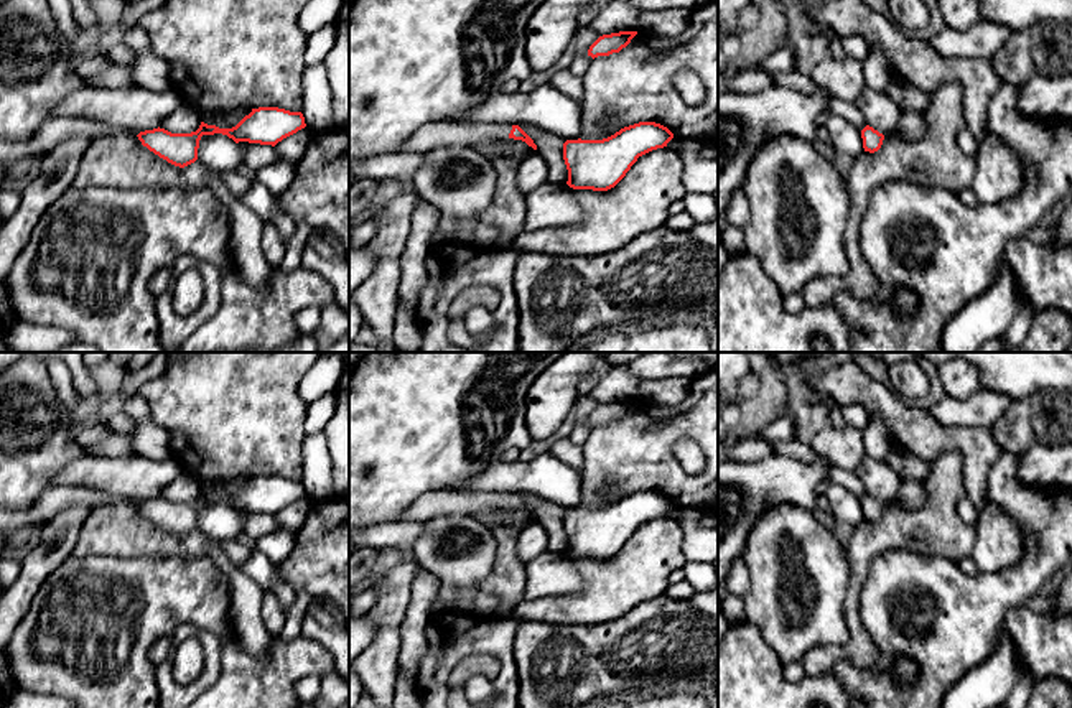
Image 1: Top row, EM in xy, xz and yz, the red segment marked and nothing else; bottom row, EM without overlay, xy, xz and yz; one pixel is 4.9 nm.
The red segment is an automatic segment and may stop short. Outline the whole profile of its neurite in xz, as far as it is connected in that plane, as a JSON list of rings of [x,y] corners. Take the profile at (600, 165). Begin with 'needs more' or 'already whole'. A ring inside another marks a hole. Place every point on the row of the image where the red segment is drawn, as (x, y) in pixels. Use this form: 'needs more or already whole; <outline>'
already whole; [[[639,122],[603,140],[566,140],[566,184],[573,189],[608,191],[626,176],[639,156],[667,147],[672,138],[667,127]]]

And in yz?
already whole; [[[866,125],[861,130],[861,138],[865,151],[874,153],[881,148],[884,135],[874,130],[873,127]]]

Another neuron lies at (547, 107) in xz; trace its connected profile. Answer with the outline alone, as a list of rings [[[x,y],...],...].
[[[550,82],[530,92],[494,94],[463,114],[458,123],[535,125],[566,140],[581,137],[581,104]]]

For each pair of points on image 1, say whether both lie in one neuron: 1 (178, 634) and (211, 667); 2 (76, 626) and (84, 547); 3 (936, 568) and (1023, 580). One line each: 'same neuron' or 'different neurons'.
1: same neuron
2: different neurons
3: same neuron

